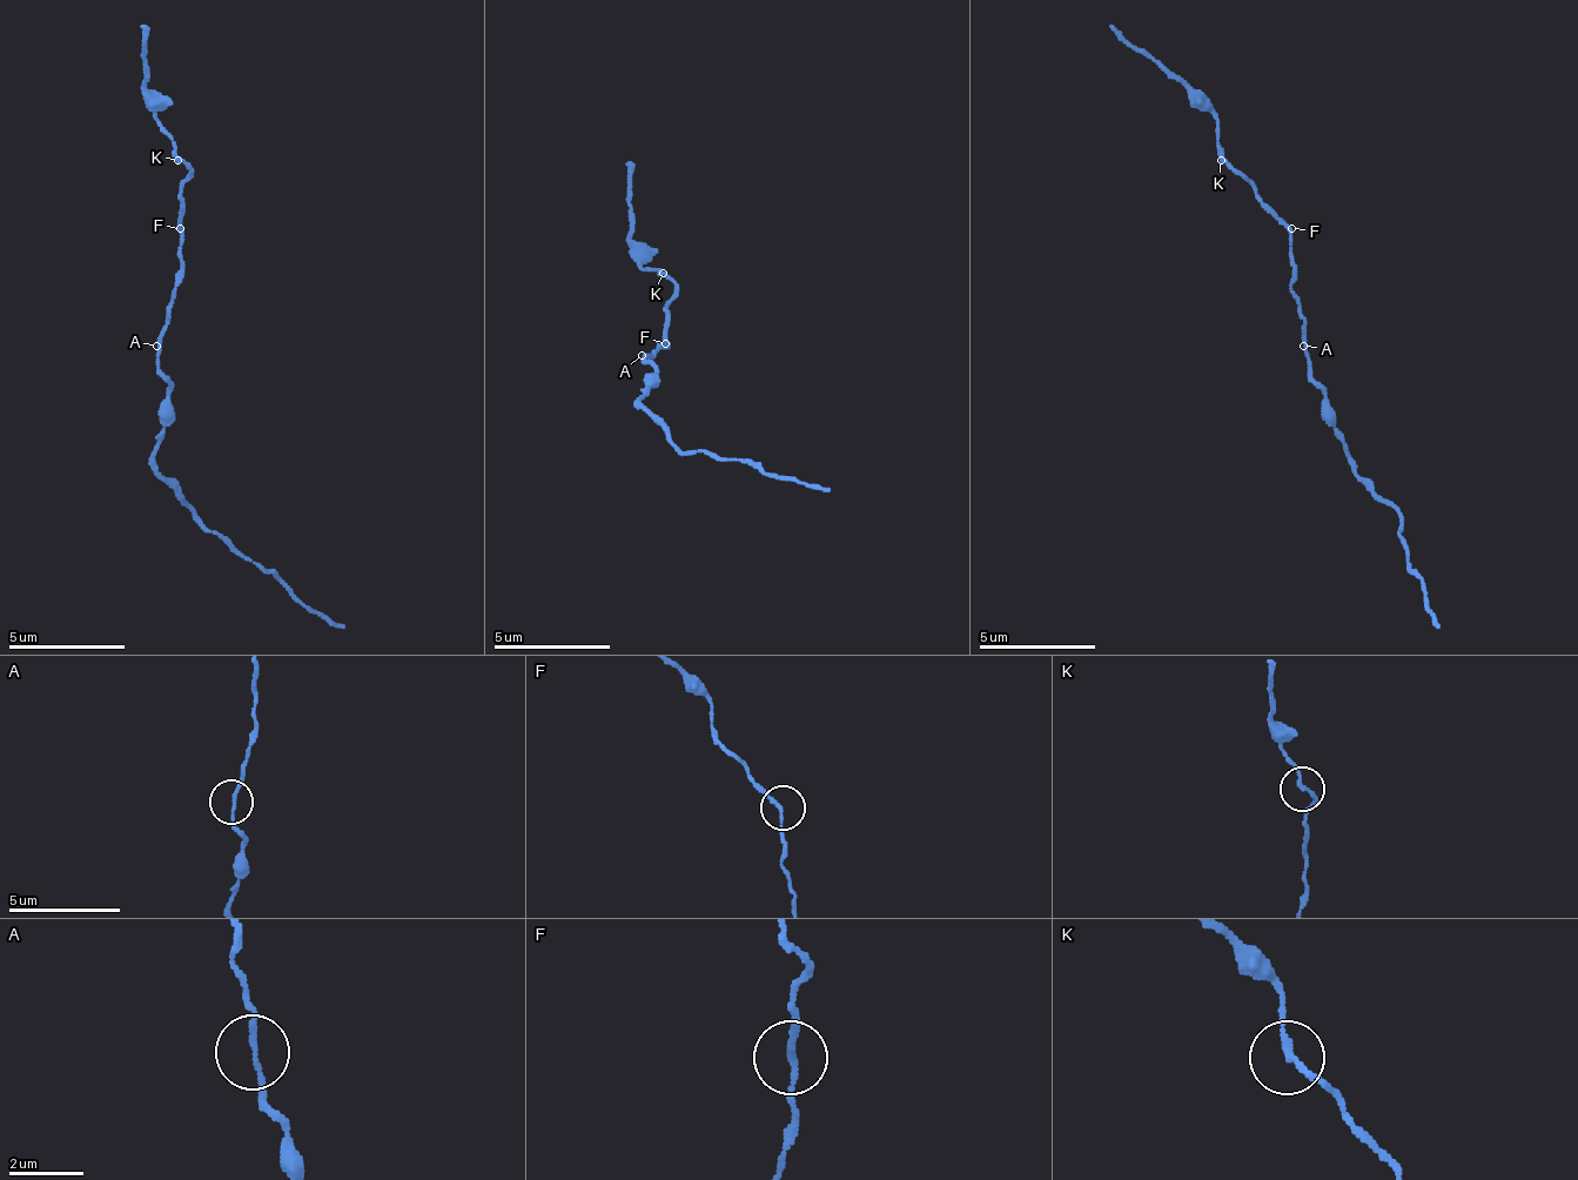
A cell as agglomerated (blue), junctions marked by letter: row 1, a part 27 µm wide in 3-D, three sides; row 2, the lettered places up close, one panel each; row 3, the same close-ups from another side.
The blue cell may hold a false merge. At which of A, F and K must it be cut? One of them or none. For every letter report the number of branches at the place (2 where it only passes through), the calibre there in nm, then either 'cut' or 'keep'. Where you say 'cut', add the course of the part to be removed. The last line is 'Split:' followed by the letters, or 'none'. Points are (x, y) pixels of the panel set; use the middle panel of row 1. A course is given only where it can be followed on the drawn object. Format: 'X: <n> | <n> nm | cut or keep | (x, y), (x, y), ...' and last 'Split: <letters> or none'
A: 2 | 140 nm | keep
F: 2 | 150 nm | keep
K: 2 | 140 nm | keep
Split: none

